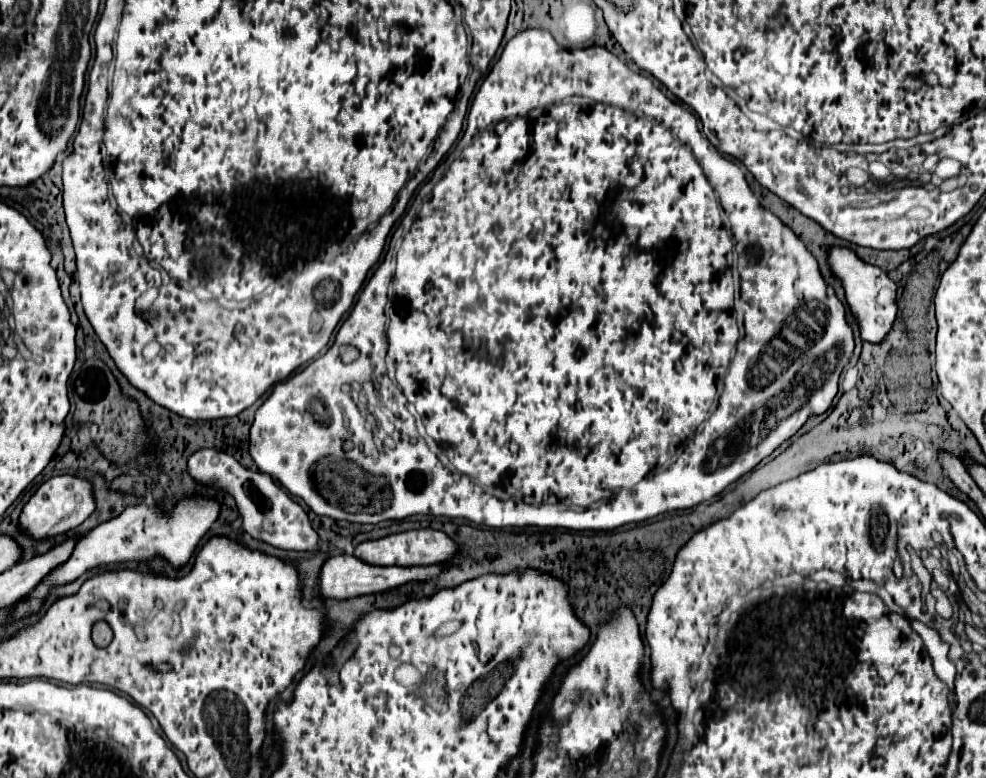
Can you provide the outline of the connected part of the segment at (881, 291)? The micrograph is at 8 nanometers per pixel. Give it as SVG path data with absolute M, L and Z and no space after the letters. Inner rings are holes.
M847 246L827 248L827 264L829 264L831 274L837 280L841 280L841 284L843 284L845 300L849 304L849 310L851 310L855 322L859 324L861 338L867 342L881 342L885 338L885 334L891 330L891 324L897 316L897 304L895 304L897 286L895 286L895 282L889 280L885 270L881 270L879 266L867 264Z

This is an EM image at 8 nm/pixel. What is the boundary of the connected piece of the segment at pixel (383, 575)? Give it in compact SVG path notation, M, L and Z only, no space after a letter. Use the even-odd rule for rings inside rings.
M331 556L323 562L321 572L319 572L319 596L323 600L345 600L345 598L353 598L353 596L361 596L361 594L373 594L373 592L385 592L389 588L401 586L409 580L427 580L431 576L435 576L443 566L411 566L411 568L403 568L403 566L371 566L365 564L361 560L357 560L355 556Z

